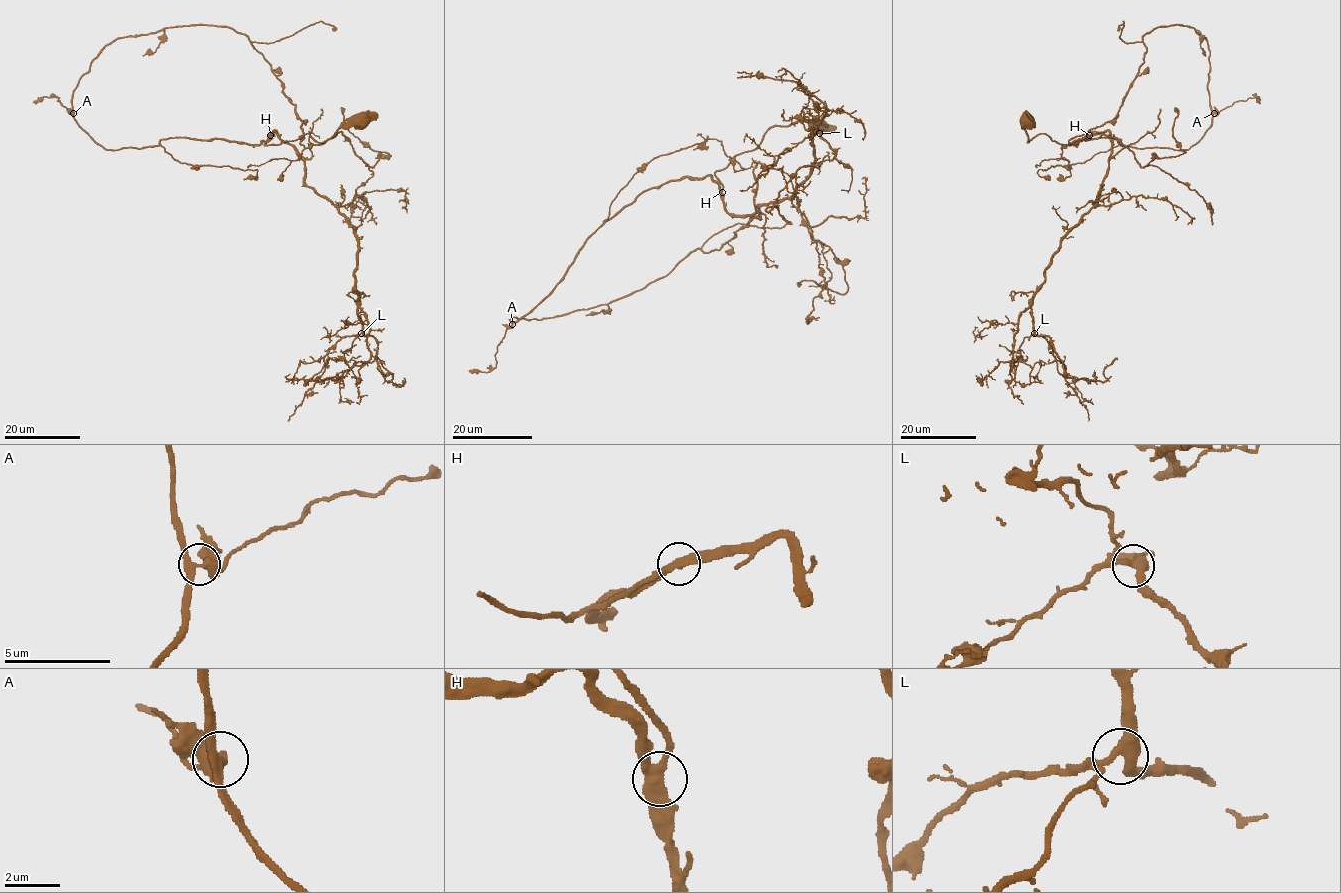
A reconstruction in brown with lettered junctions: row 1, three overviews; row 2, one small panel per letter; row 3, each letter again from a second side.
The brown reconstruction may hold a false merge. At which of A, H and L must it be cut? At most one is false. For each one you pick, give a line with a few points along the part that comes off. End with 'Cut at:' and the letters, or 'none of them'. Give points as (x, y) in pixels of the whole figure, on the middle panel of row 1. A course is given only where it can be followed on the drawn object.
Cut at: none of them

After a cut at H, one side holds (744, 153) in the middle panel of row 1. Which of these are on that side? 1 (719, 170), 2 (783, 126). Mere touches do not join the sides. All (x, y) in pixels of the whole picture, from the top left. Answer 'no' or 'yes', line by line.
1: yes
2: yes

